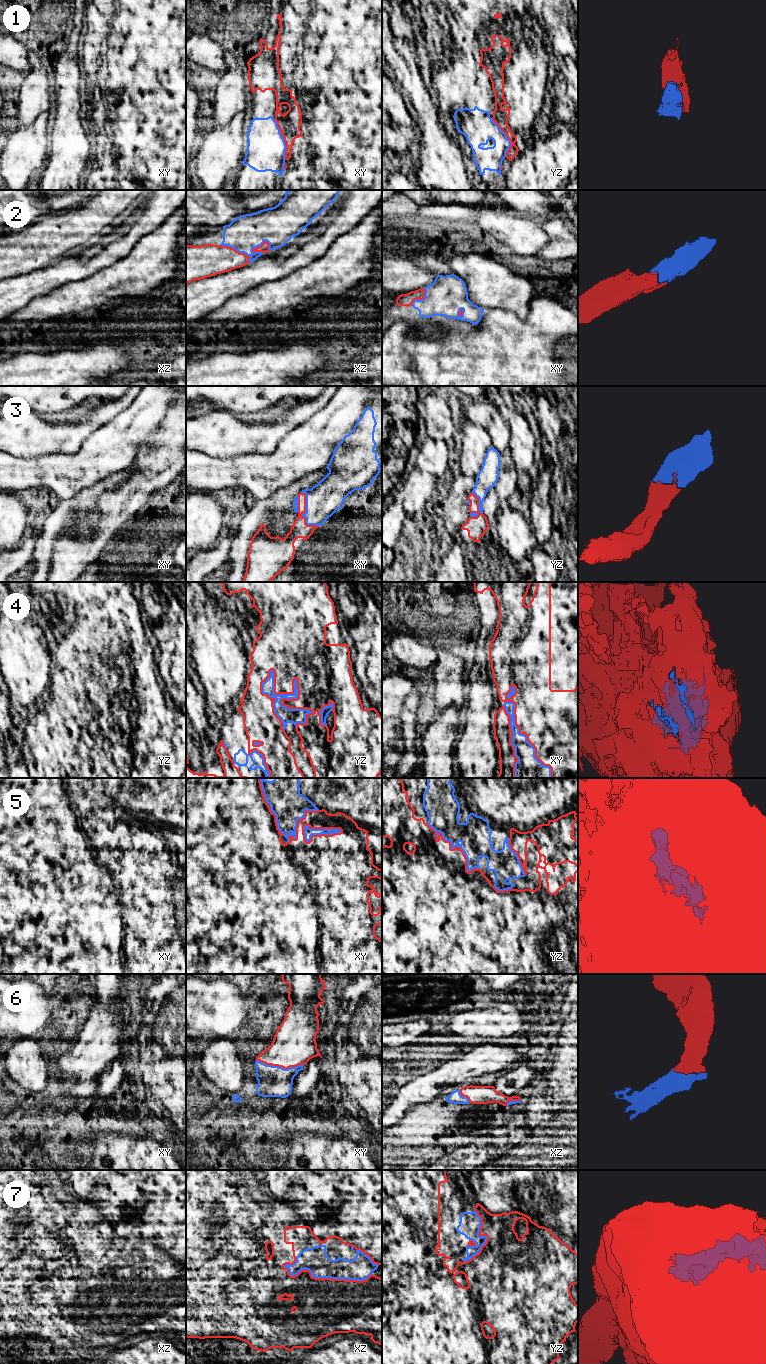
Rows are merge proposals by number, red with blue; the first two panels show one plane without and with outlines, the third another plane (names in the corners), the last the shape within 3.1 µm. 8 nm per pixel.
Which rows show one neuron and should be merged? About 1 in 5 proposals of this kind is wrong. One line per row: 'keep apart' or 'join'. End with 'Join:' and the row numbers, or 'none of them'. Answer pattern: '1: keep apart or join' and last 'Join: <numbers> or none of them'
1: join
2: join
3: join
4: join
5: join
6: join
7: join
Join: 1, 2, 3, 4, 5, 6, 7

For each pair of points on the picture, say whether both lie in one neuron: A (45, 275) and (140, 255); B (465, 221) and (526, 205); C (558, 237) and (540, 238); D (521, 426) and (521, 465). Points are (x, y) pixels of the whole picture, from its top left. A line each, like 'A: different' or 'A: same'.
A: different
B: different
C: different
D: same

